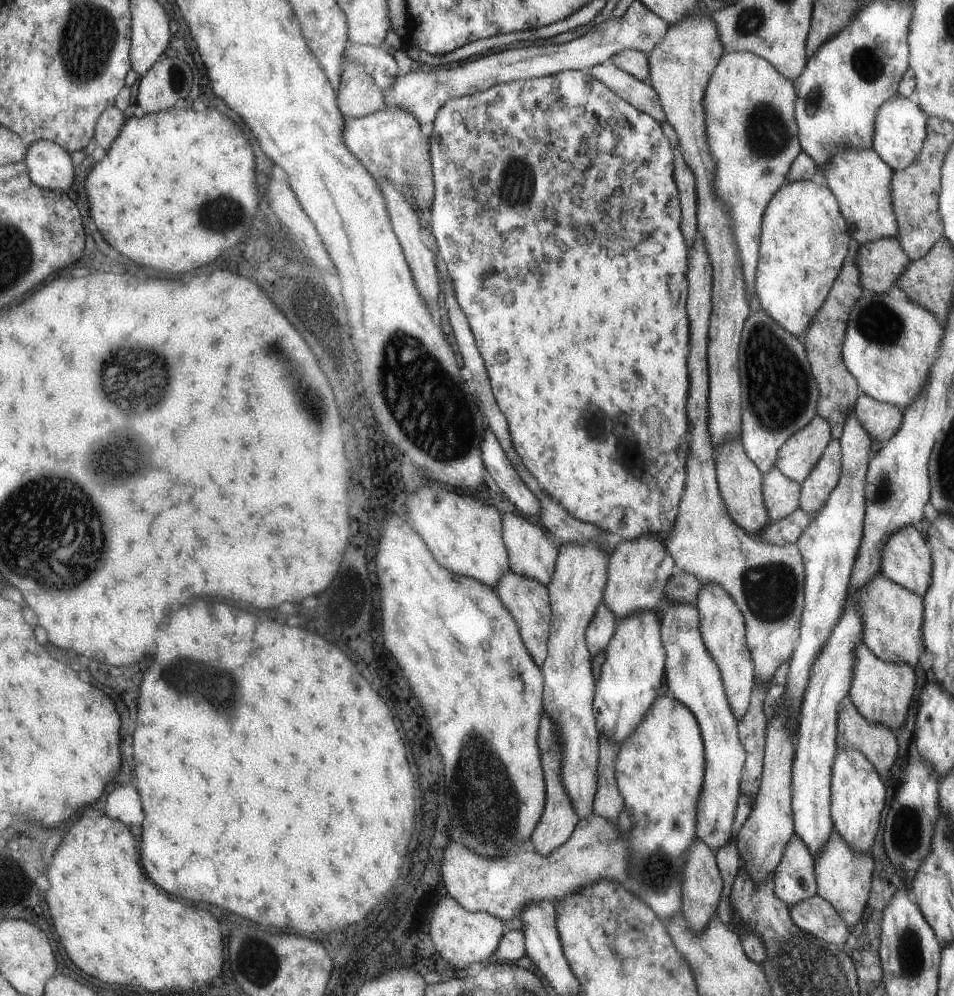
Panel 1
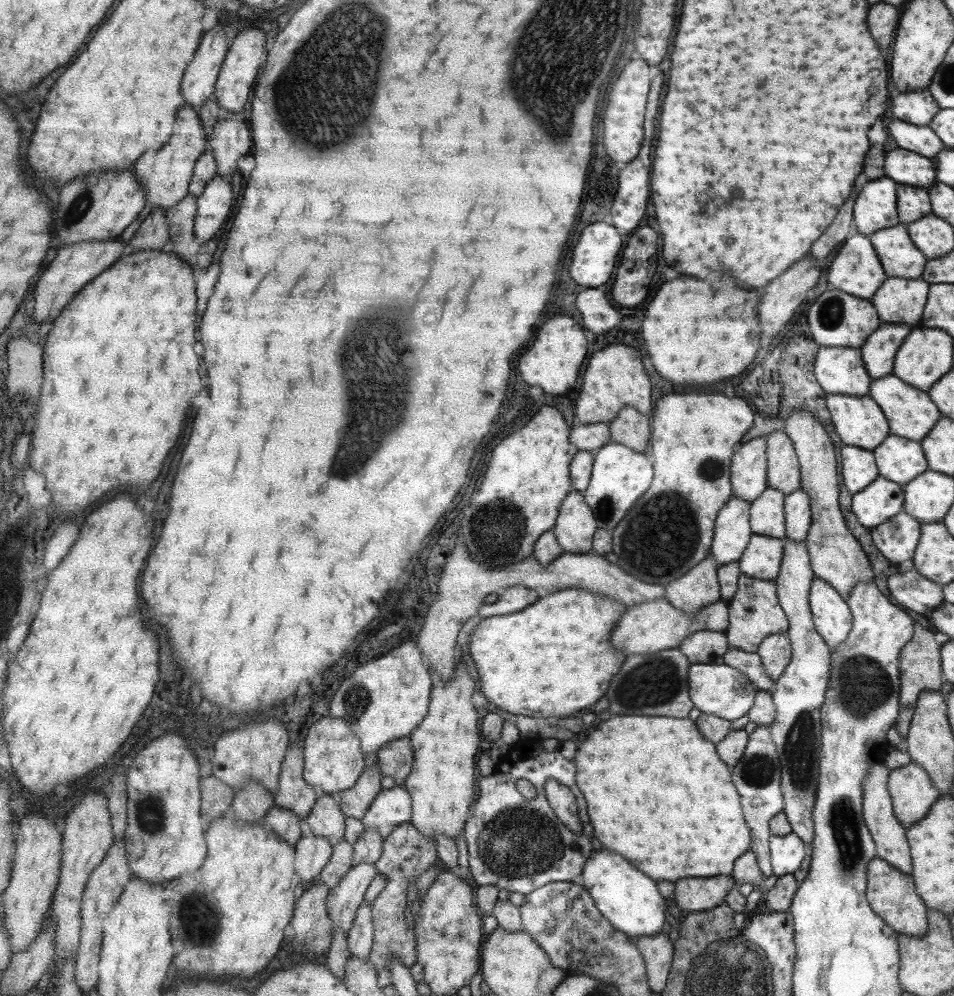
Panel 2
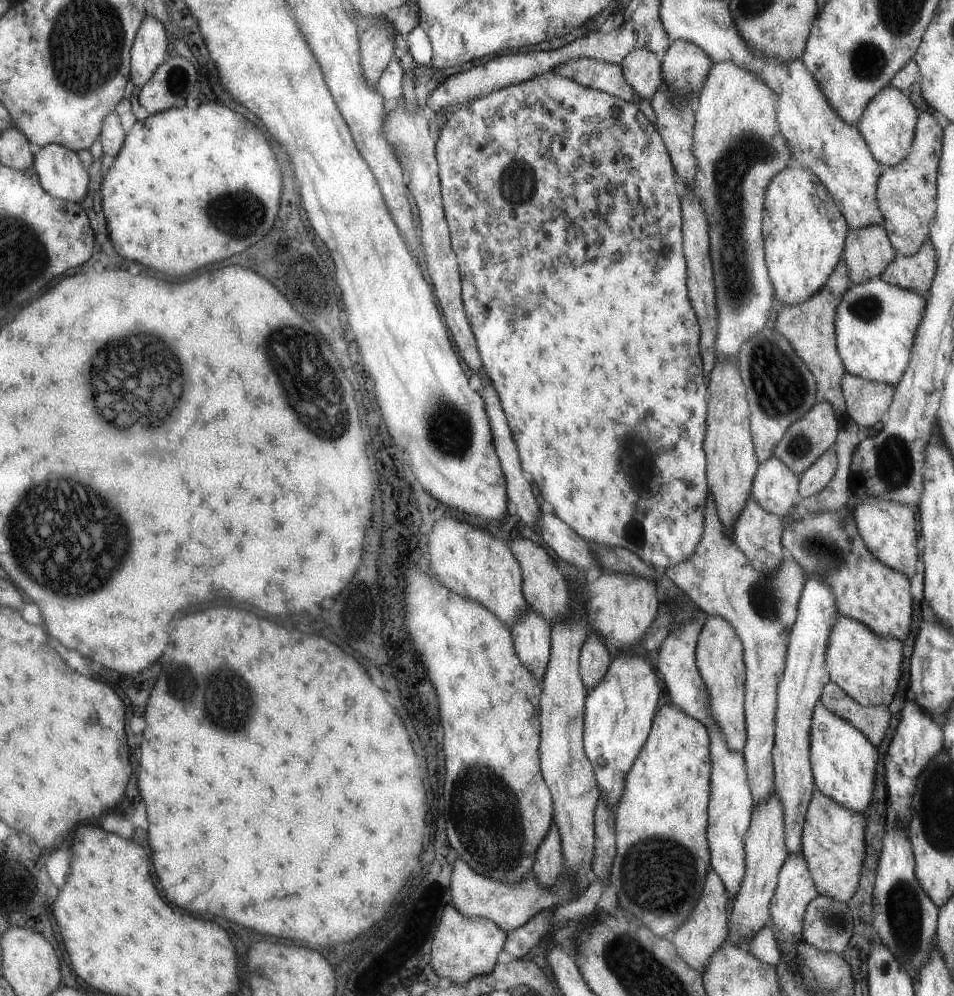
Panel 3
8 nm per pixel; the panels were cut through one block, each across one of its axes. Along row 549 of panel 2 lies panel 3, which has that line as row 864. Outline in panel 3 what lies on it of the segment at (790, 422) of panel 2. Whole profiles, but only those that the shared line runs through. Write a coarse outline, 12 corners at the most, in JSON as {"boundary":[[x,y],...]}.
{"boundary":[[817,787],[803,858],[819,895],[847,903],[867,822]]}

